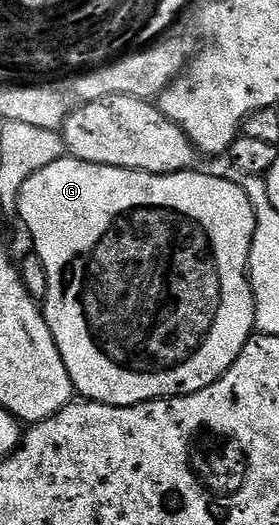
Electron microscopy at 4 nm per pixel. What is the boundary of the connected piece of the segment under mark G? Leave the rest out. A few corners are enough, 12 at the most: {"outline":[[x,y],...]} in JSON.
{"outline":[[66,155],[19,187],[82,398],[211,387],[254,336],[234,181]]}

